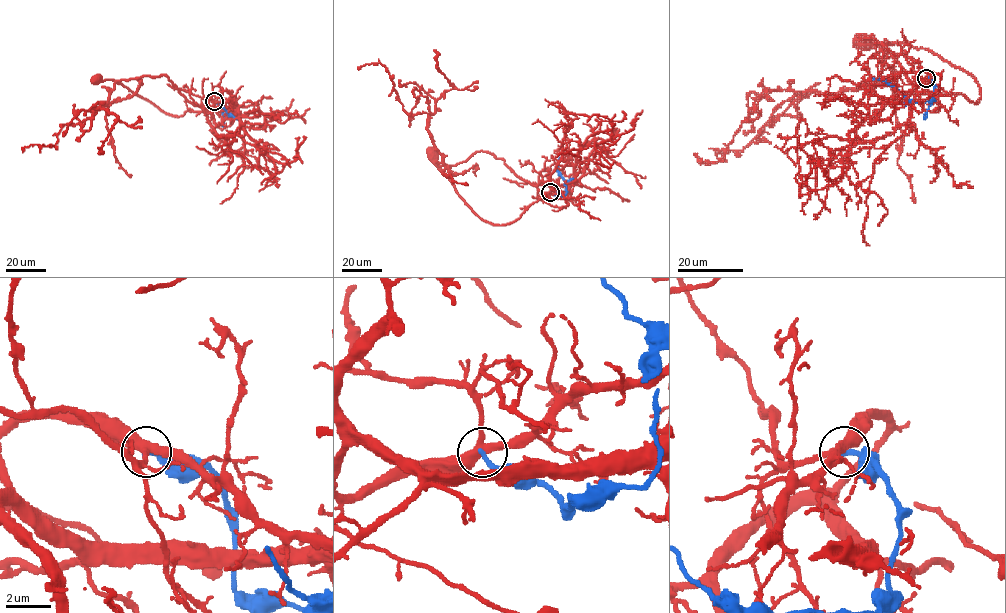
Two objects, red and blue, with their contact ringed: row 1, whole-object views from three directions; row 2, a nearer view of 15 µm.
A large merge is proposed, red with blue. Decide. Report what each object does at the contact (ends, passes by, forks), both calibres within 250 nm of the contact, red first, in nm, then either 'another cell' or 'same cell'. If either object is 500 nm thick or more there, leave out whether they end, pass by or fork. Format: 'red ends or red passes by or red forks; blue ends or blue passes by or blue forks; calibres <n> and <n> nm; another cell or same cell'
red forks; blue ends; calibres 360 and 240 nm; another cell

